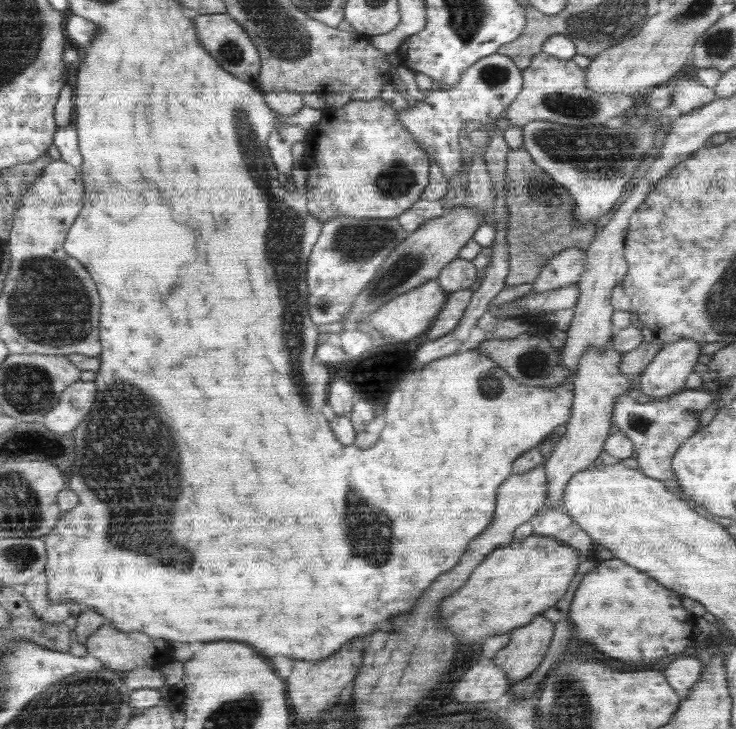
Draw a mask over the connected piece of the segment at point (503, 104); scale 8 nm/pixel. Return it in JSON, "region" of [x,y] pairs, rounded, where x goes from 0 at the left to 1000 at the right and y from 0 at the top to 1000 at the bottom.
{"region":[[[666,74],[664,78],[655,80],[647,85],[639,95],[630,96],[630,102],[625,107],[622,115],[609,118],[609,115],[592,117],[588,122],[579,125],[577,136],[565,140],[564,144],[543,154],[543,166],[546,171],[554,176],[560,182],[560,189],[580,211],[586,213],[586,221],[594,222],[601,230],[607,247],[620,239],[620,233],[625,230],[625,203],[622,203],[622,184],[625,184],[625,173],[639,165],[643,173],[664,174],[668,165],[674,165],[674,159],[679,159],[688,148],[696,143],[702,134],[702,129],[709,123],[709,99],[707,92],[698,88],[697,81],[685,74]]]}

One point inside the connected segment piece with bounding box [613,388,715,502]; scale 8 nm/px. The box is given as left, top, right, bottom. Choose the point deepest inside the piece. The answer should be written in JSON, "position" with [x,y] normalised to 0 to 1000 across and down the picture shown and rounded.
{"position":[893,587]}

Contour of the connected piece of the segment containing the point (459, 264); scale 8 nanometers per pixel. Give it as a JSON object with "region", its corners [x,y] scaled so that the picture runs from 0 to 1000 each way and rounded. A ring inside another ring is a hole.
{"region":[[[624,351],[617,358],[610,359],[592,383],[599,387],[599,394],[605,395],[606,402],[639,396],[648,384],[647,365],[641,362],[641,358]]]}

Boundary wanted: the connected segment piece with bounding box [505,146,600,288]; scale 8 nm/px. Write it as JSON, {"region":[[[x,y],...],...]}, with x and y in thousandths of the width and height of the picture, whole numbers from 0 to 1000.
{"region":[[[707,200],[692,209],[689,221],[688,284],[692,288],[692,313],[688,314],[690,333],[690,379],[686,391],[698,392],[724,388],[734,377],[739,359],[755,347],[773,340],[799,342],[813,320],[811,305],[781,307],[780,270],[762,252],[755,251],[746,239],[724,222],[717,207]]]}

